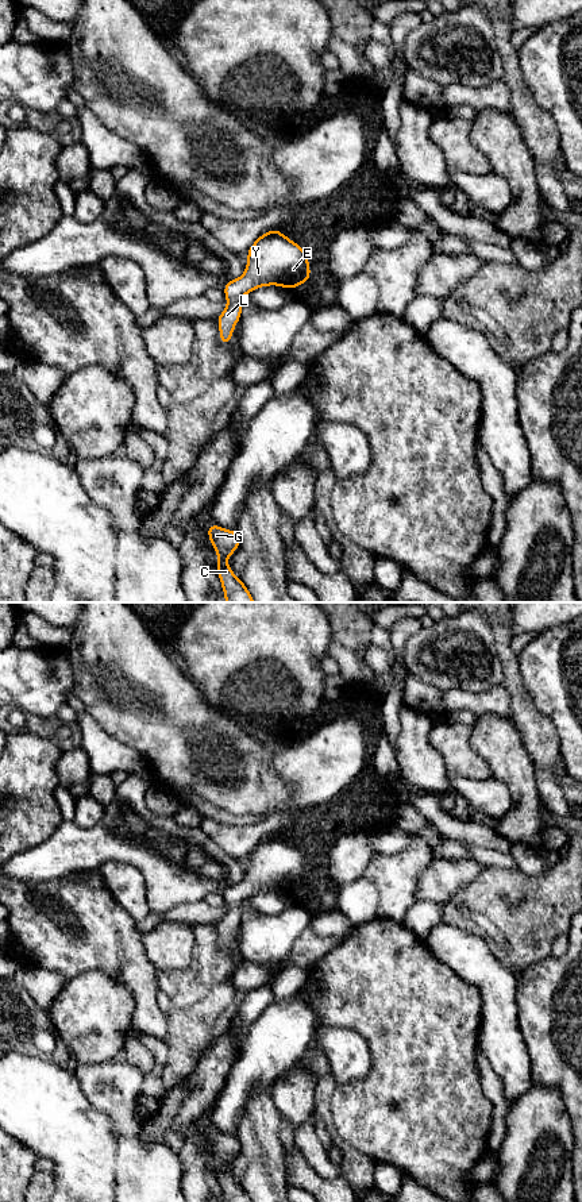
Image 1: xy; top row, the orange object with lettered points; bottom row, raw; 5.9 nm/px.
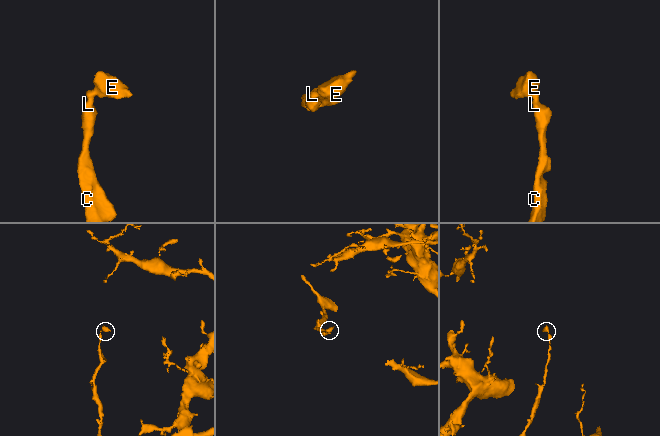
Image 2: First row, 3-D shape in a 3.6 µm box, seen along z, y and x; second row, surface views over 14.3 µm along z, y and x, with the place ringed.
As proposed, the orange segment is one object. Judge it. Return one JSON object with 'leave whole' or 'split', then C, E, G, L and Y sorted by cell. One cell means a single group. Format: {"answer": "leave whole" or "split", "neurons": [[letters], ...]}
{"answer": "leave whole", "neurons": [["C", "E", "G", "L", "Y"]]}

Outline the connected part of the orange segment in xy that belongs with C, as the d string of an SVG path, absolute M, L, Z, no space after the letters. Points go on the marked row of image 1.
M209 524L207 535L217 552L217 575L223 586L226 602L255 602L242 579L238 579L227 563L227 558L240 546L238 531Z

